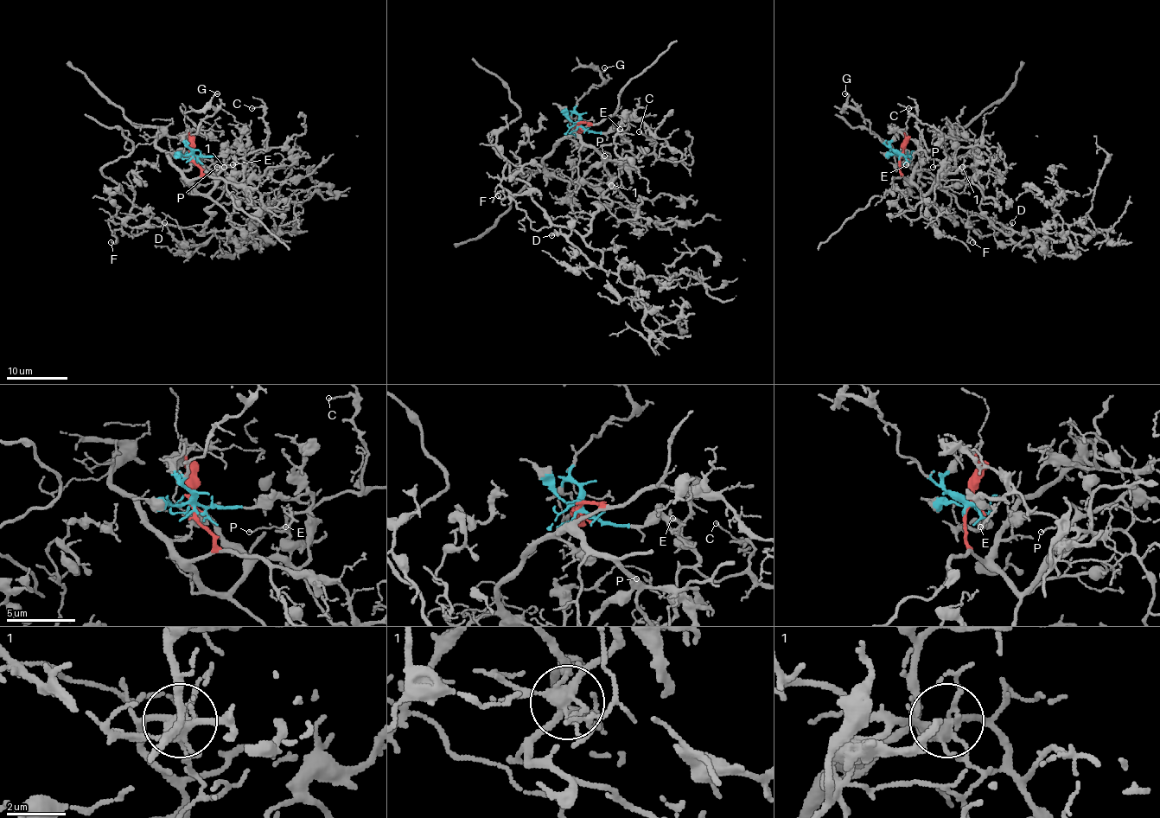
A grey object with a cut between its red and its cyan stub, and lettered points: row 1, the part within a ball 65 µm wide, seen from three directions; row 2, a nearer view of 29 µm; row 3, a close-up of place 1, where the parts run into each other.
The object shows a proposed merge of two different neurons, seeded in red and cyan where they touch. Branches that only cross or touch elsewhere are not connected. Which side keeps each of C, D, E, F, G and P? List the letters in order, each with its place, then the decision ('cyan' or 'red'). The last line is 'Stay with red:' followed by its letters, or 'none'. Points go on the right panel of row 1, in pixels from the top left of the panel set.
C: (908, 108) | cyan
D: (1012, 222) | cyan
E: (906, 164) | cyan
F: (972, 242) | cyan
G: (844, 93) | cyan
P: (933, 167) | cyan
Stay with red: none

